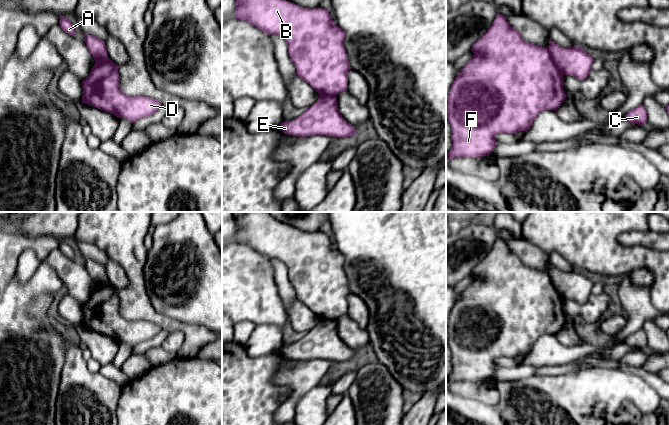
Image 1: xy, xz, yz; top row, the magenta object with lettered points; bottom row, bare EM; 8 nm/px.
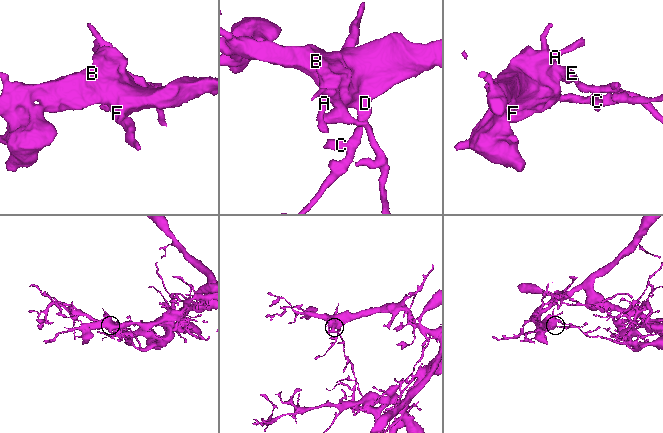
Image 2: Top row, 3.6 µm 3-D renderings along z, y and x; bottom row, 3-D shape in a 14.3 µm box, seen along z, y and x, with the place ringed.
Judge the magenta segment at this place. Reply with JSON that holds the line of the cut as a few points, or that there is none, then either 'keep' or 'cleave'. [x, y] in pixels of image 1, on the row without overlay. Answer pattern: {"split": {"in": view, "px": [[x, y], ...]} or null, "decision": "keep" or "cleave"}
{"split": {"in": "yz", "px": [[547, 273], [555, 290], [562, 299]]}, "decision": "cleave"}

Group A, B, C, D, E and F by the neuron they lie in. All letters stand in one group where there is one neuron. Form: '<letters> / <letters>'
A B C D F / E

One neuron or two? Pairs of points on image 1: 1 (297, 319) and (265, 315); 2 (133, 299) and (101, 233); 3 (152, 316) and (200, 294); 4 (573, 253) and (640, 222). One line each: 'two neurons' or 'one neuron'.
1: two neurons
2: one neuron
3: two neurons
4: one neuron

